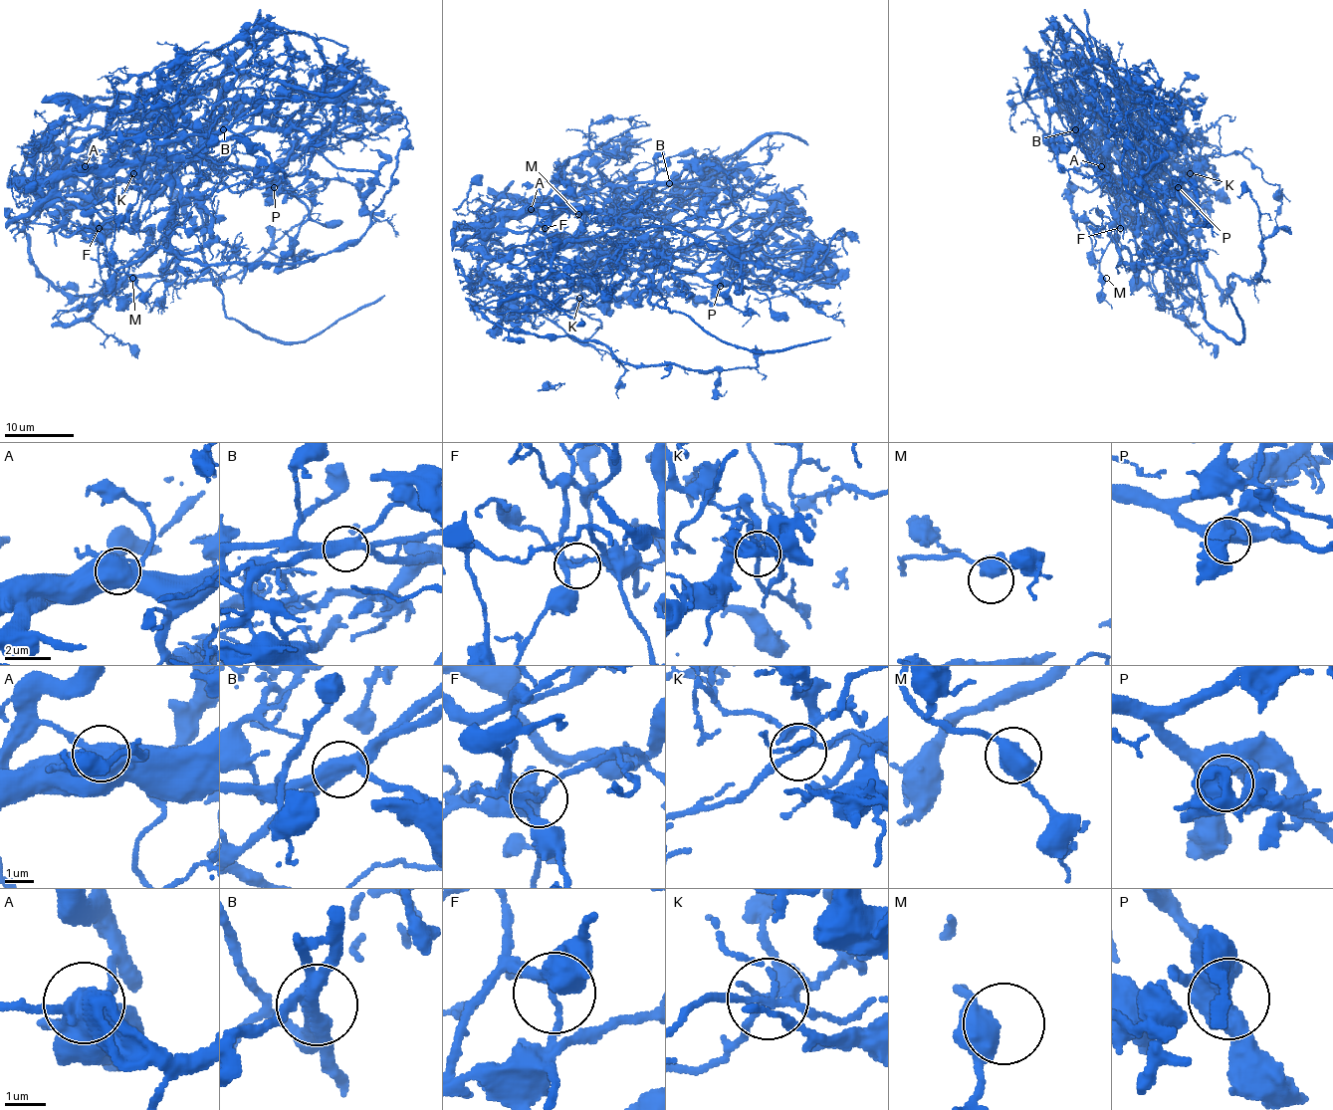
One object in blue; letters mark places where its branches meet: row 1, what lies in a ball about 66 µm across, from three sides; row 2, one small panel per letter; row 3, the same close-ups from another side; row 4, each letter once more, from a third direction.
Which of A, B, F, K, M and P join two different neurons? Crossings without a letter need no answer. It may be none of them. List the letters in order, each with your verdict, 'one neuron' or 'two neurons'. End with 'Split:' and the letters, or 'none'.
A: two neurons
B: two neurons
F: two neurons
K: two neurons
M: one neuron
P: one neuron
Split: A, B, F, K

